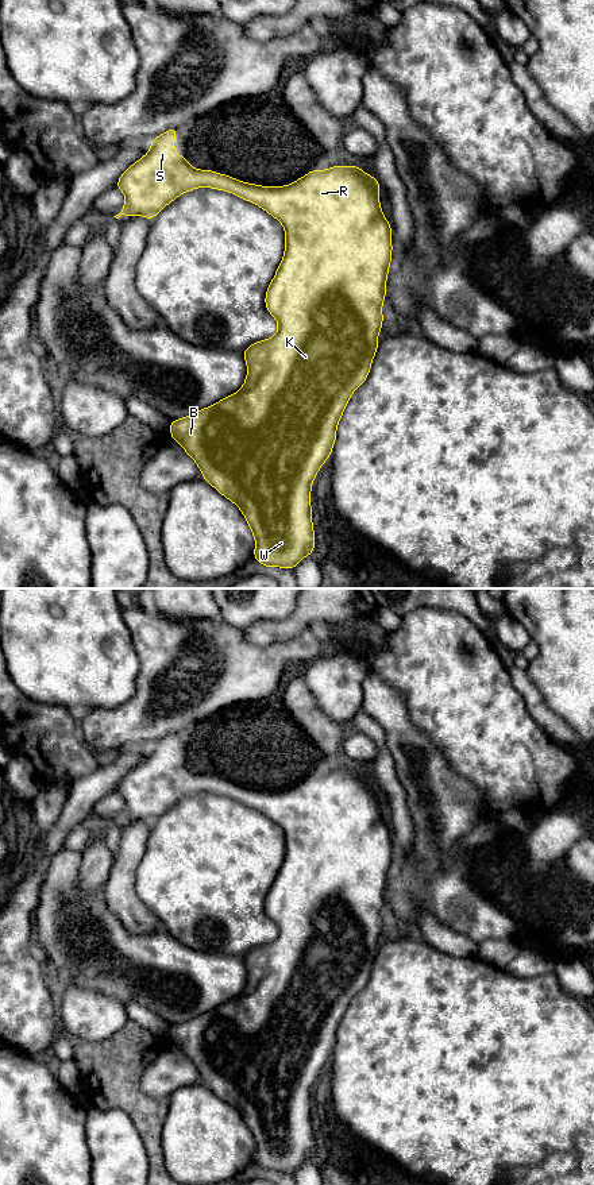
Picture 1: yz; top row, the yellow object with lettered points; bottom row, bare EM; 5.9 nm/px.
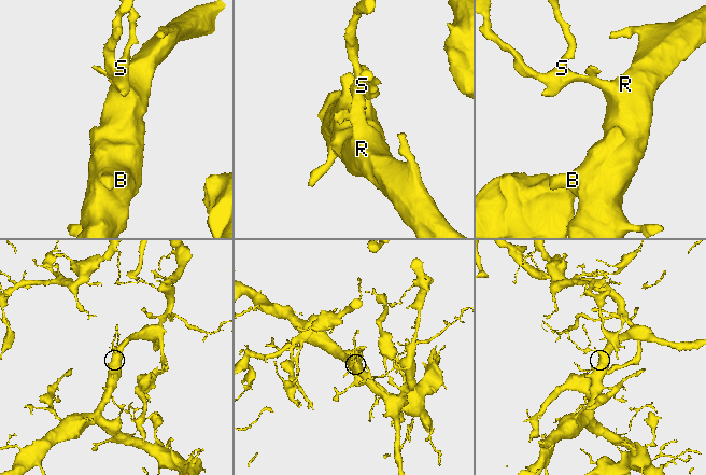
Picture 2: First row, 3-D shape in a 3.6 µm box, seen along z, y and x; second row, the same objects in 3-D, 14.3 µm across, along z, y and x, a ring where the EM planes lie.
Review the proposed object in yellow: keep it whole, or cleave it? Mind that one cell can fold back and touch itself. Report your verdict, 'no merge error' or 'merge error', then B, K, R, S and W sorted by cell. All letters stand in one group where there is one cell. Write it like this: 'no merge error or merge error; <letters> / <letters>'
no merge error; B K R S W

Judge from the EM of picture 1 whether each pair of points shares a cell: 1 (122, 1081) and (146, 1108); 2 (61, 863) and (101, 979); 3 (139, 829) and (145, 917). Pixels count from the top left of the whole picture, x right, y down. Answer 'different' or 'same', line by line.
1: same
2: same
3: same

